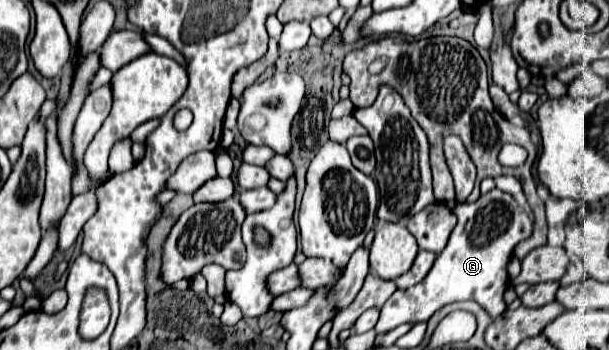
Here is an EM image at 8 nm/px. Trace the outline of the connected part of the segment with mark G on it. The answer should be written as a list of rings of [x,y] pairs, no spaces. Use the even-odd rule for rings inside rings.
[[[501,190],[481,194],[473,204],[457,204],[453,212],[457,214],[457,224],[445,250],[437,256],[433,268],[429,270],[429,276],[413,288],[393,292],[381,308],[379,322],[375,324],[377,334],[389,332],[405,322],[427,322],[441,306],[457,300],[475,300],[491,318],[505,312],[507,306],[503,302],[503,292],[509,282],[505,266],[513,254],[513,248],[531,236],[533,220],[519,208],[513,196]]]

